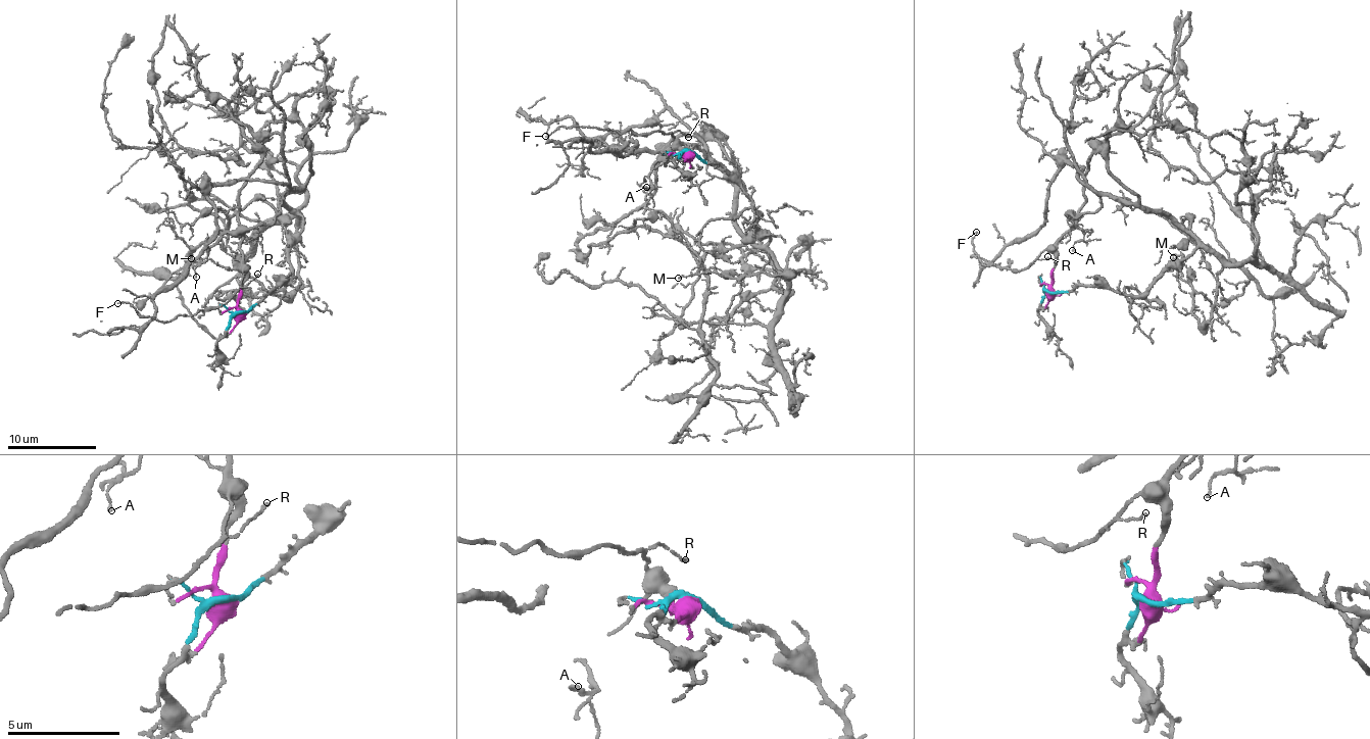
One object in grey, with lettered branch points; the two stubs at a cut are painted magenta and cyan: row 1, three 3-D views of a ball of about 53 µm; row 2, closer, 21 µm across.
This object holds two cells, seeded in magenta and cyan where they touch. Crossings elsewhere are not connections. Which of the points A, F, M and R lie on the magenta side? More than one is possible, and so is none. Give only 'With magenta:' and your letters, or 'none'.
With magenta: F, R

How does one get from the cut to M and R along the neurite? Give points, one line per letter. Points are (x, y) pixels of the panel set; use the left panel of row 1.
M: (242, 312), (288, 285), (288, 255), (301, 215), (292, 247), (301, 283), (275, 297), (240, 271), (192, 258)
R: (242, 312), (238, 304), (246, 274), (243, 272), (242, 285), (251, 283), (258, 274)

